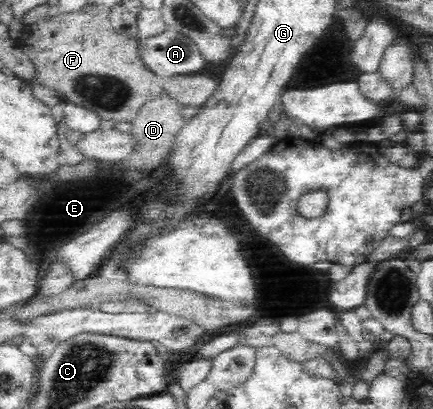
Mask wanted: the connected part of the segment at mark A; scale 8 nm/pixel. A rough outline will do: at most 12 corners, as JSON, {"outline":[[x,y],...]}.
{"outline":[[171,27],[137,39],[159,78],[205,68],[195,41]]}

